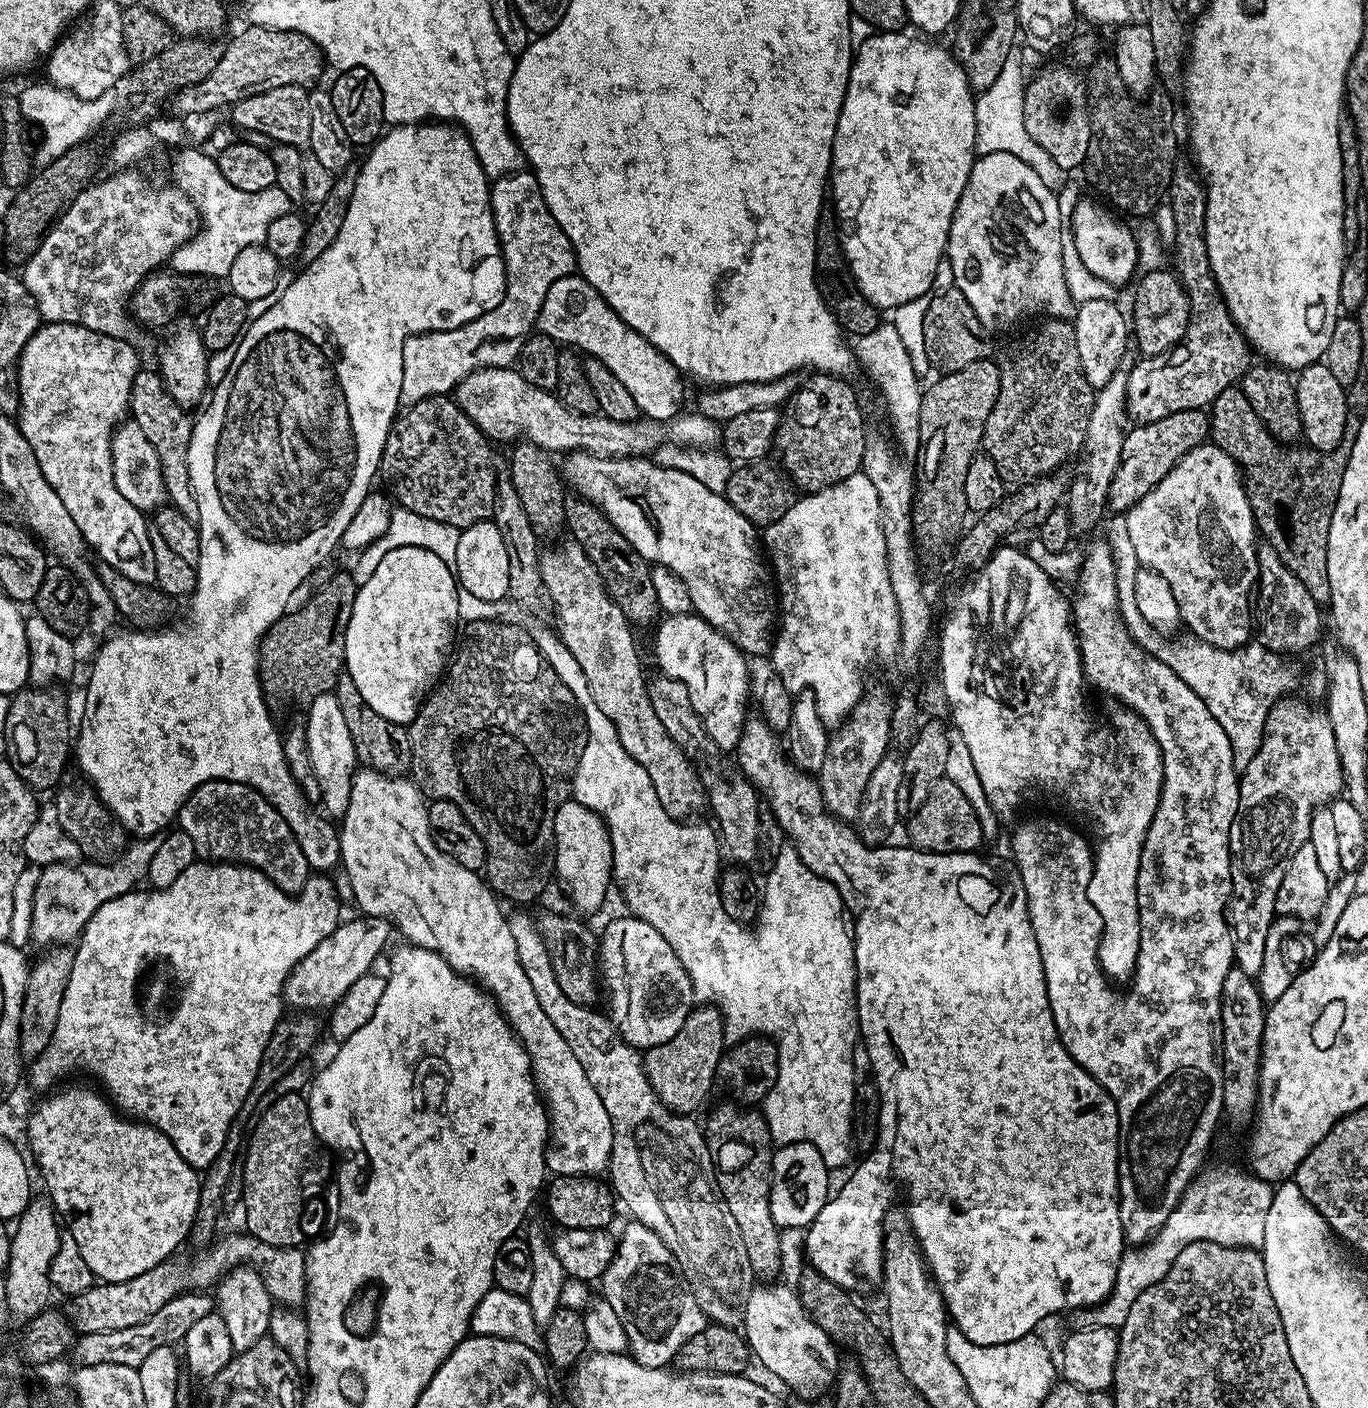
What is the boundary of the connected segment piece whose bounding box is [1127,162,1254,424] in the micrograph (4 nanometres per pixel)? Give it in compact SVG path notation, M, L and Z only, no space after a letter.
M1177 163L1172 172L1171 182L1166 193L1166 200L1172 210L1174 230L1176 233L1170 243L1170 264L1176 277L1186 290L1186 298L1190 302L1190 322L1186 334L1178 344L1163 356L1149 356L1137 359L1137 364L1128 372L1127 415L1136 424L1158 422L1158 418L1166 418L1170 414L1178 414L1182 410L1195 408L1207 409L1222 394L1222 390L1233 387L1253 363L1253 349L1242 334L1242 330L1234 322L1230 310L1220 293L1218 282L1210 270L1210 258L1206 249L1205 218L1206 198L1203 181L1197 177L1191 165Z

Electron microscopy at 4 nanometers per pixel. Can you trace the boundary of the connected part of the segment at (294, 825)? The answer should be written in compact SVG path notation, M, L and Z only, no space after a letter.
M448 122L397 124L389 127L367 152L368 157L365 158L364 165L359 165L356 173L354 194L350 198L342 230L338 230L338 238L334 238L334 242L330 242L330 246L326 246L326 250L322 250L322 254L318 254L314 262L304 264L301 272L289 282L288 289L279 293L280 300L273 299L267 305L269 308L245 327L243 336L231 353L232 361L229 362L224 377L217 384L215 381L210 399L203 405L204 413L195 417L188 465L192 500L194 505L196 504L194 516L200 531L201 558L195 566L196 588L190 593L192 605L189 606L188 613L173 628L161 626L155 631L117 631L109 635L103 641L105 644L96 652L96 661L93 662L92 673L88 676L88 689L84 692L84 717L81 718L80 724L78 720L78 731L74 736L74 764L80 767L81 774L85 776L83 779L108 807L125 833L133 837L152 838L163 833L169 827L167 824L171 820L173 823L179 817L184 803L198 786L211 780L233 780L261 792L274 806L274 810L282 814L286 826L290 826L290 830L296 835L302 854L306 854L306 862L313 873L328 874L331 873L332 867L340 864L340 837L337 829L333 825L331 828L327 824L329 821L319 811L316 813L312 809L315 807L304 795L299 782L290 774L290 766L284 753L284 741L281 733L276 733L276 724L268 713L270 704L260 686L259 677L260 640L270 630L270 626L274 626L274 622L281 620L289 611L288 603L291 602L292 595L307 582L308 575L335 548L337 550L343 538L343 531L350 525L350 520L358 513L359 506L373 487L372 479L377 479L388 432L401 407L402 350L408 337L423 332L454 330L477 320L482 314L482 307L480 308L478 301L472 300L472 295L476 292L476 267L487 256L497 255L498 252L498 237L492 217L490 179L484 173L483 166L479 164L463 128Z

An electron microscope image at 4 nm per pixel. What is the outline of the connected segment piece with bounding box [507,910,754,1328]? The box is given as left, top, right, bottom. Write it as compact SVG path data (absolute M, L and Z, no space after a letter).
M516 910L513 915L509 915L508 926L510 934L514 936L514 942L518 948L518 962L522 964L522 970L526 972L526 978L530 978L530 987L534 990L535 997L538 998L539 1005L542 1006L546 1018L550 1018L550 1022L554 1022L554 1027L558 1030L558 1034L562 1034L562 1038L566 1038L566 1046L570 1046L570 1050L574 1050L574 1058L578 1058L578 1062L582 1062L582 1070L586 1070L586 1078L590 1078L590 1086L594 1086L594 1090L598 1090L598 1098L602 1098L602 1106L606 1106L606 1114L610 1114L610 1122L612 1123L612 1158L608 1162L608 1172L610 1179L610 1188L614 1193L615 1199L620 1200L626 1207L632 1211L631 1219L638 1224L644 1224L650 1230L654 1230L654 1234L658 1234L658 1238L662 1238L662 1242L666 1242L666 1246L670 1250L675 1267L684 1282L694 1294L694 1298L698 1302L698 1306L705 1314L705 1317L711 1323L725 1324L727 1328L736 1328L744 1323L744 1311L746 1304L750 1298L754 1287L754 1273L750 1266L750 1258L746 1258L746 1246L742 1246L742 1234L738 1230L738 1226L734 1223L734 1218L730 1215L730 1210L724 1207L724 1201L720 1199L720 1192L716 1189L716 1169L712 1156L708 1152L708 1141L705 1133L698 1125L692 1121L693 1117L688 1114L672 1112L661 1102L658 1094L650 1086L650 1082L644 1073L644 1062L641 1053L637 1049L631 1048L624 1039L616 1032L616 1028L611 1019L603 1011L592 1012L591 1007L579 1004L578 1002L570 1002L570 998L566 998L566 994L562 994L562 986L558 986L558 978L554 974L552 959L549 958L548 951L544 945L544 940L540 937L540 929L537 921L527 916L527 911Z

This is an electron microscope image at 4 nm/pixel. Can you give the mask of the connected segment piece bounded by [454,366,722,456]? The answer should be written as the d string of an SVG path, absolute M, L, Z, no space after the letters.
M515 367L507 368L477 368L454 389L456 404L465 412L480 431L487 436L489 441L512 440L519 441L523 438L527 443L537 444L549 454L567 454L570 452L593 452L595 456L644 456L665 445L680 445L685 450L701 449L712 450L721 443L722 428L719 423L708 417L701 416L692 410L689 416L680 414L676 419L666 422L637 418L630 422L614 422L602 415L583 416L570 410L560 400L559 395L543 388L530 386L521 378Z

